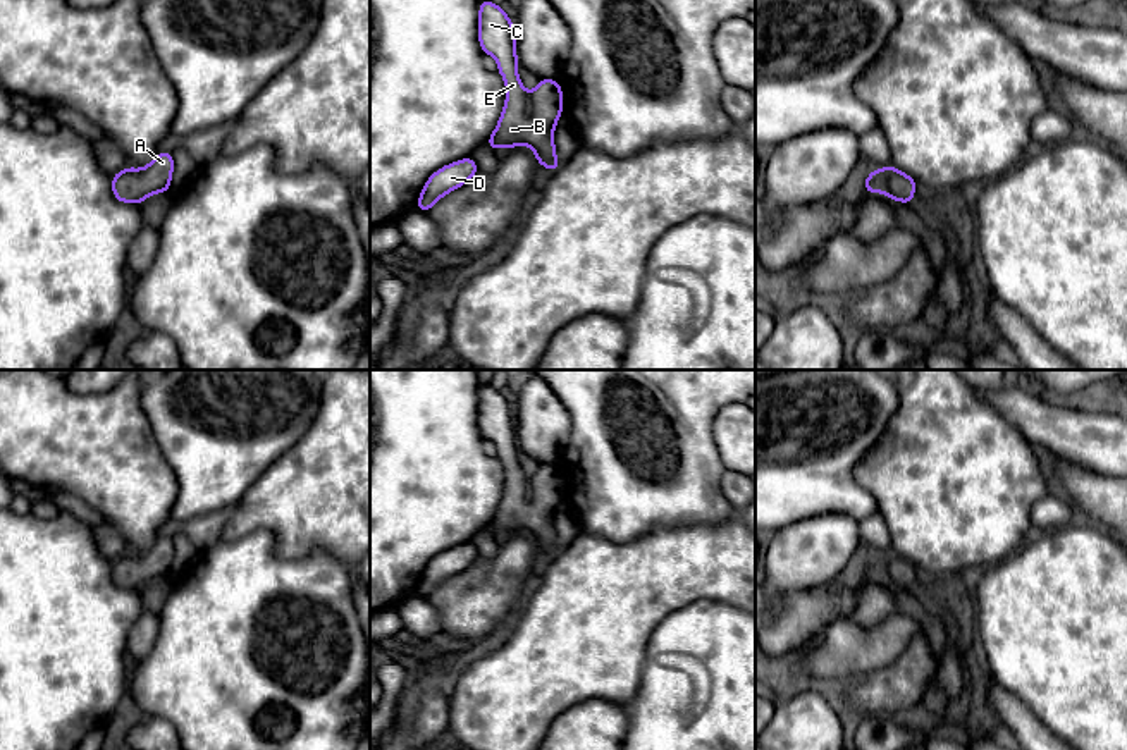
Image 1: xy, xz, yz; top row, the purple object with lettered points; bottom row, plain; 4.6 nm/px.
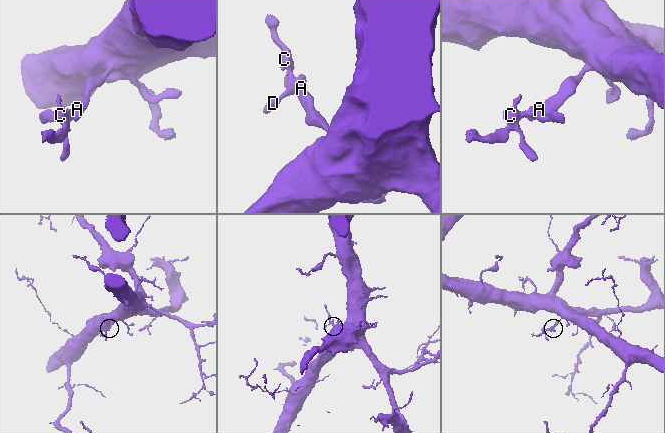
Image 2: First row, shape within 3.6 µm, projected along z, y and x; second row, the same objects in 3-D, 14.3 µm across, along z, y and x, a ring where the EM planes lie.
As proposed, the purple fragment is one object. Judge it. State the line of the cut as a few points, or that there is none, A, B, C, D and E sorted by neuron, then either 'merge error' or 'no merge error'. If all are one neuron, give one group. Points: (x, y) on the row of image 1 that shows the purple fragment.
cut none; groups A B C D E; no merge error

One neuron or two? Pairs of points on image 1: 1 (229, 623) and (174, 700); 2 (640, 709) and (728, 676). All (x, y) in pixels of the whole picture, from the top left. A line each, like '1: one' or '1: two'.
1: one
2: one

